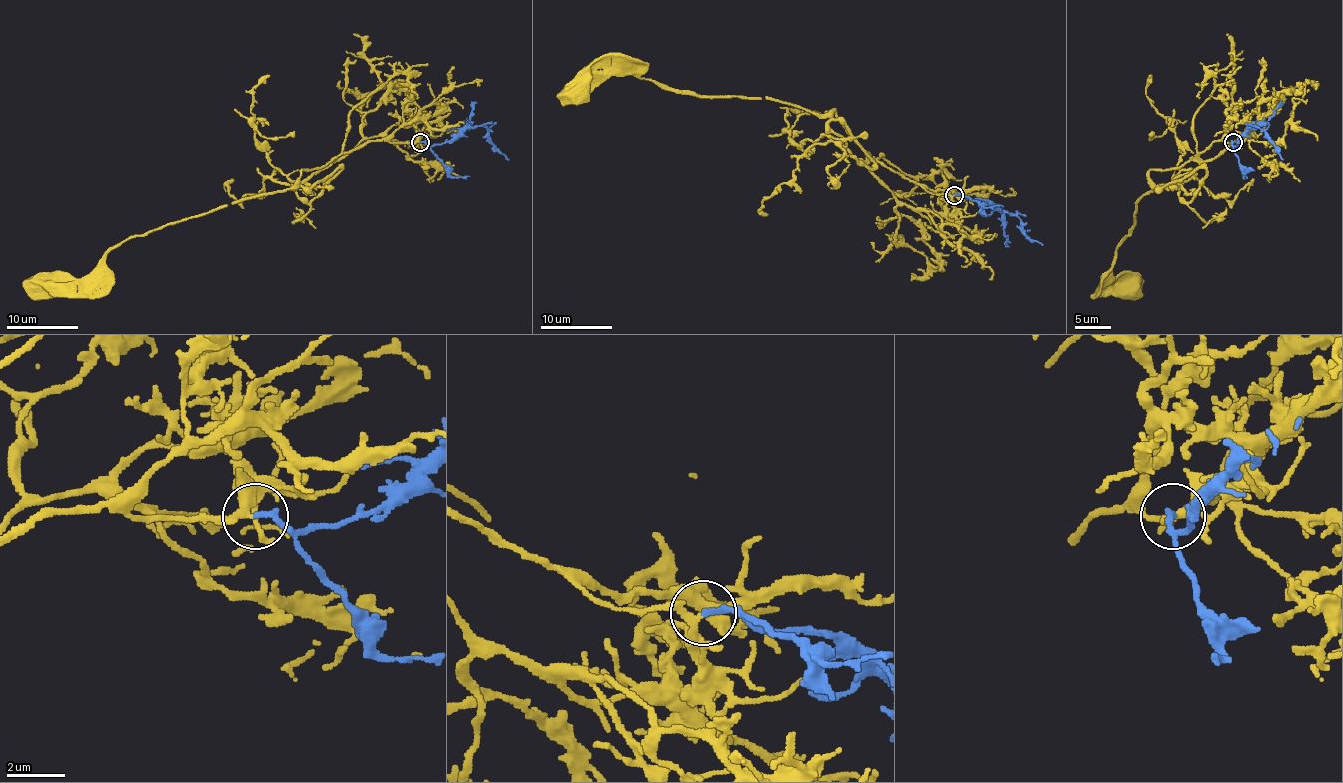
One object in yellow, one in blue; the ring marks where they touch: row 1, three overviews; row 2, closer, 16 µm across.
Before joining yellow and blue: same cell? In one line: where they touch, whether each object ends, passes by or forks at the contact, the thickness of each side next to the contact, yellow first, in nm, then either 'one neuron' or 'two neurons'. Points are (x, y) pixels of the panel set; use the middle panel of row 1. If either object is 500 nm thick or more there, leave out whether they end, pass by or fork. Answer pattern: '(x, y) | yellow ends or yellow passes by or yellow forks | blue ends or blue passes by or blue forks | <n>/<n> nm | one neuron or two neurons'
(954, 195) | yellow passes by | blue ends | 240/190 nm | one neuron

